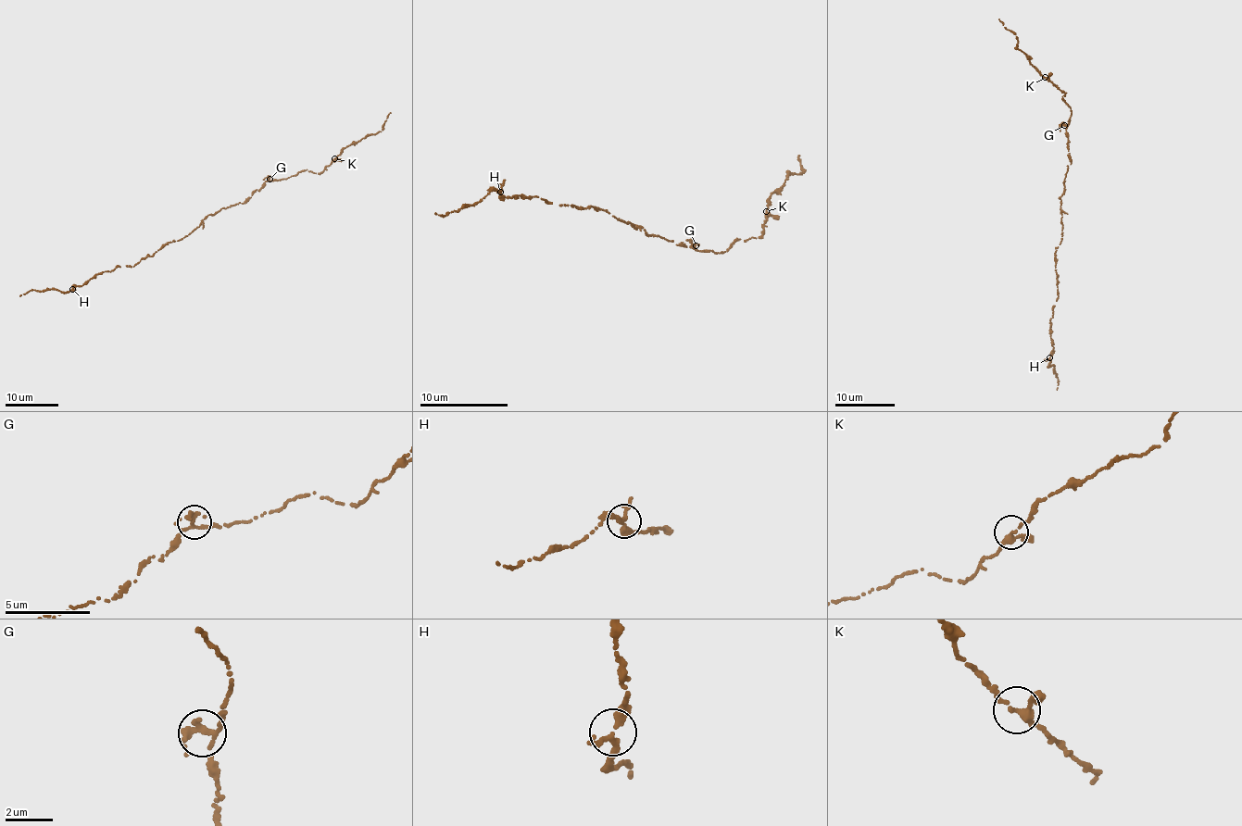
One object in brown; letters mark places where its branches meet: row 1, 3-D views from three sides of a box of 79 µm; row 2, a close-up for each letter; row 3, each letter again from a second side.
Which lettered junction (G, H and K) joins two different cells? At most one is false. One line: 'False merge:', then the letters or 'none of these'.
False merge: none of these

